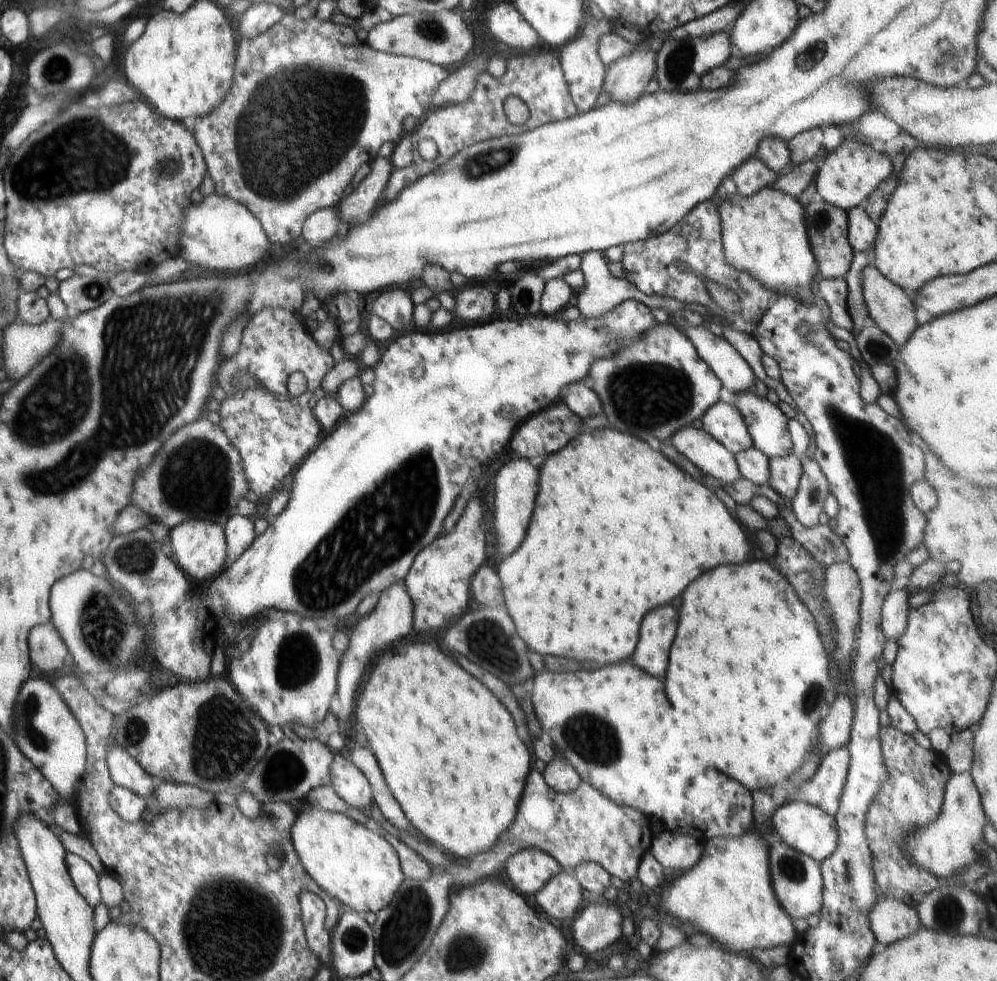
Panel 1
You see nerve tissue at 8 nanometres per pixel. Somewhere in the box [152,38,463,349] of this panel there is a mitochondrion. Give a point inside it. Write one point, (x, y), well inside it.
(283, 119)

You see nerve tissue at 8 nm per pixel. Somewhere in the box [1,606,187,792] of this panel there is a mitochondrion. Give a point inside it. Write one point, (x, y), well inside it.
(37, 739)

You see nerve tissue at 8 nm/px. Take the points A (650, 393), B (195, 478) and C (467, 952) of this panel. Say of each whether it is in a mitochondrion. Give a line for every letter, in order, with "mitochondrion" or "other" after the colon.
A: mitochondrion
B: mitochondrion
C: mitochondrion

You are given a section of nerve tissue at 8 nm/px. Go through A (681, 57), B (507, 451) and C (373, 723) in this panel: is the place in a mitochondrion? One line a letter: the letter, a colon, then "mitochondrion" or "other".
A: mitochondrion
B: other
C: other

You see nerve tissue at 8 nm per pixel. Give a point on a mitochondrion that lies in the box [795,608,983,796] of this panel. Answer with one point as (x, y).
(810, 700)

